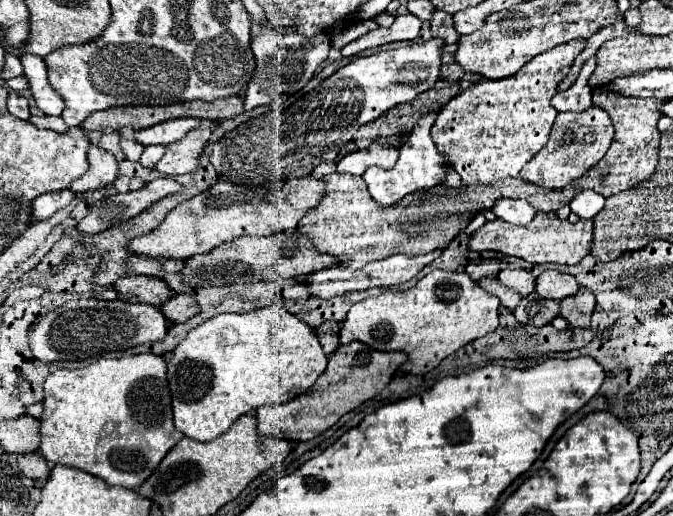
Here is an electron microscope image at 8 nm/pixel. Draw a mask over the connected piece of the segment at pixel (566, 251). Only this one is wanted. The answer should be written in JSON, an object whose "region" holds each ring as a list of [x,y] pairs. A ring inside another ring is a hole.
{"region":[[[537,212],[533,222],[525,226],[513,226],[507,222],[501,222],[499,218],[485,222],[477,232],[471,234],[467,248],[469,250],[495,250],[507,256],[517,256],[523,258],[531,264],[541,264],[541,262],[555,262],[555,264],[577,264],[581,262],[583,256],[589,254],[589,244],[591,244],[591,230],[593,222],[591,220],[579,220],[577,224],[571,224],[569,220],[559,220],[557,214],[549,212]]]}

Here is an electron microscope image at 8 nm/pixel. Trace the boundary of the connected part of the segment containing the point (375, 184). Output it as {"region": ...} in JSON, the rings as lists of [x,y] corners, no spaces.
{"region":[[[428,112],[421,117],[422,121],[418,121],[415,128],[411,131],[407,142],[401,146],[401,152],[399,152],[399,160],[395,164],[395,168],[391,170],[381,170],[381,168],[369,168],[365,174],[363,174],[363,180],[369,188],[369,194],[375,202],[379,204],[395,204],[399,202],[401,198],[405,198],[407,194],[413,194],[417,190],[429,190],[433,186],[439,186],[439,184],[445,184],[445,176],[447,172],[451,170],[449,164],[445,164],[443,161],[443,154],[435,148],[431,138],[431,128],[436,120],[435,112]]]}

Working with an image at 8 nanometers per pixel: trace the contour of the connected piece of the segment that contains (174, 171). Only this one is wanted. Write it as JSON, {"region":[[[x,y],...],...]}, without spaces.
{"region":[[[213,124],[207,130],[203,128],[191,130],[189,134],[185,134],[185,138],[181,138],[181,142],[173,142],[173,146],[167,146],[163,158],[157,162],[155,168],[167,176],[195,172],[203,146],[211,136],[211,130],[213,130]]]}

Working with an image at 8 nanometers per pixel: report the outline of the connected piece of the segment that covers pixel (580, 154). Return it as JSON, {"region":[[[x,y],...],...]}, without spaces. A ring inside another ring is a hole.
{"region":[[[591,106],[583,112],[559,112],[551,128],[549,142],[523,166],[519,178],[541,188],[565,188],[577,182],[593,164],[597,164],[613,140],[613,124],[605,110]]]}

